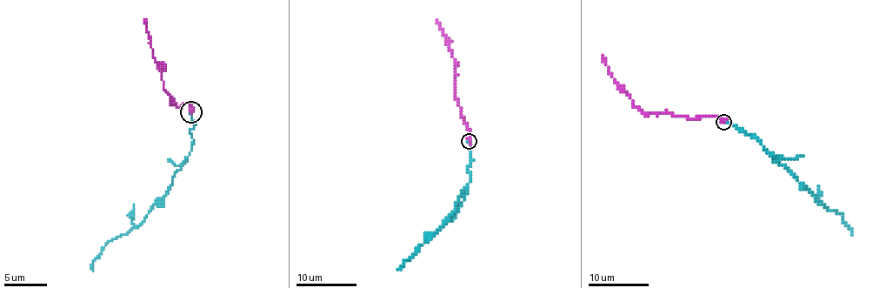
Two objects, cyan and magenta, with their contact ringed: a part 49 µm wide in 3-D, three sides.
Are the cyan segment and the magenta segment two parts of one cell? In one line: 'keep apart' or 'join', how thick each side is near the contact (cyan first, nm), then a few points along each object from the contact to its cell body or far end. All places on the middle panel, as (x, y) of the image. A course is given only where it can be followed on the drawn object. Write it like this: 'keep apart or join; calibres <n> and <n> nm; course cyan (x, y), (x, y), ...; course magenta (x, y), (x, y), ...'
join; calibres 140 and 400 nm; course cyan (468, 141), (471, 157), (468, 186), (460, 194), (456, 209), (405, 259), (399, 270); course magenta (469, 141), (468, 125), (454, 95), (456, 63), (448, 39), (437, 19)

